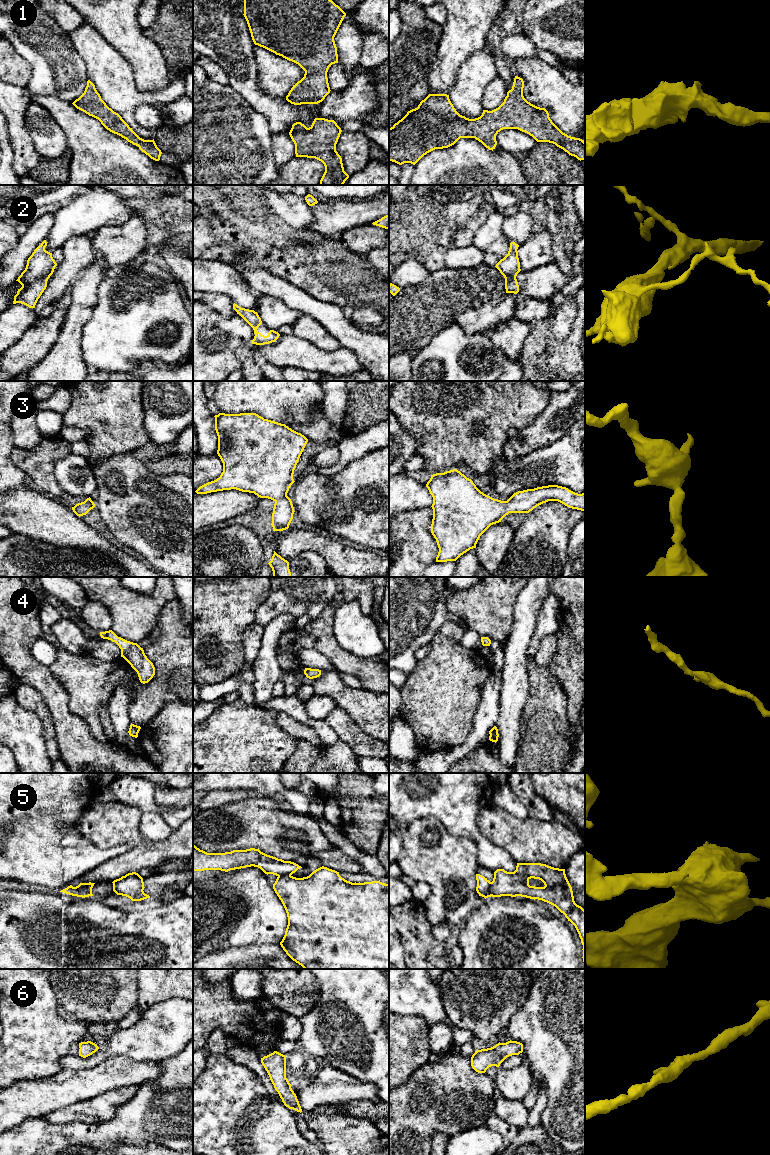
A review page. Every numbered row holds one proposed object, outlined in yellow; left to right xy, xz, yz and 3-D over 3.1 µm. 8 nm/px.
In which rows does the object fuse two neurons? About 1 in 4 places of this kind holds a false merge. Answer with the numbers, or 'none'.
5

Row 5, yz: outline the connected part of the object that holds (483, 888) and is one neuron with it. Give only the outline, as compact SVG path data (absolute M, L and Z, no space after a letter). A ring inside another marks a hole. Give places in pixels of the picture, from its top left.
M476 874L476 880L476 891L479 894L479 896L484 897L485 899L491 897L491 882L480 874Z

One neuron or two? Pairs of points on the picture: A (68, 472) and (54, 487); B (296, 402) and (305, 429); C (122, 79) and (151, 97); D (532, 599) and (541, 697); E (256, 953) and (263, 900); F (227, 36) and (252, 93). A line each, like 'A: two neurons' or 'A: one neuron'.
A: two neurons
B: two neurons
C: one neuron
D: two neurons
E: two neurons
F: one neuron

